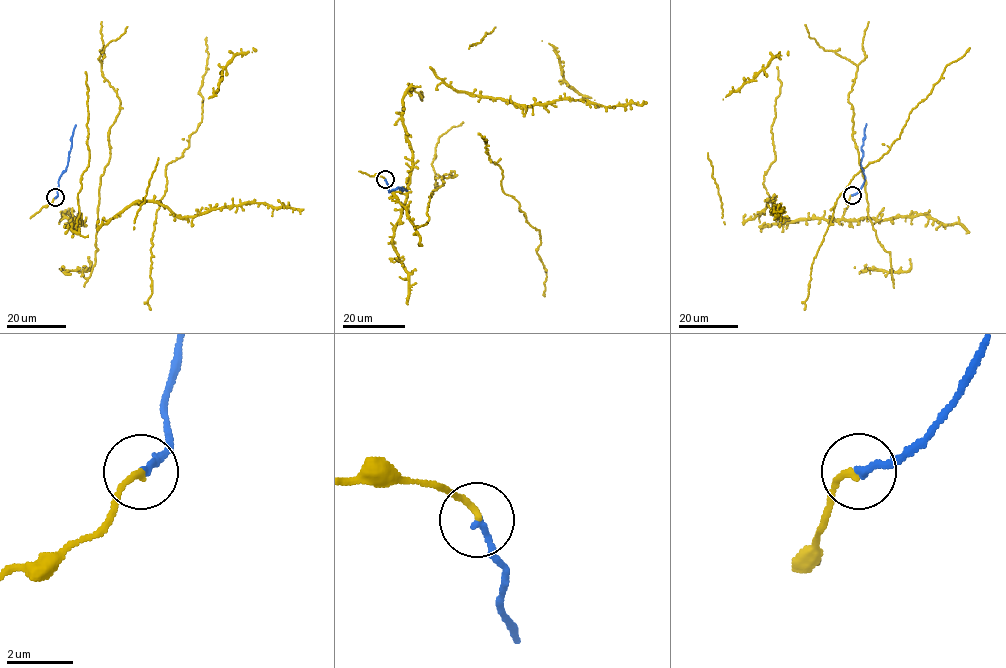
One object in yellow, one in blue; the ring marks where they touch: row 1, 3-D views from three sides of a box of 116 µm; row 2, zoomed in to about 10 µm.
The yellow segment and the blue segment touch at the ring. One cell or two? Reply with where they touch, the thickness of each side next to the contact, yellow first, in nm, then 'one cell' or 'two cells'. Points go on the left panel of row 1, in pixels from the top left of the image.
place (55, 197); calibres 180 and 220 nm; one cell

